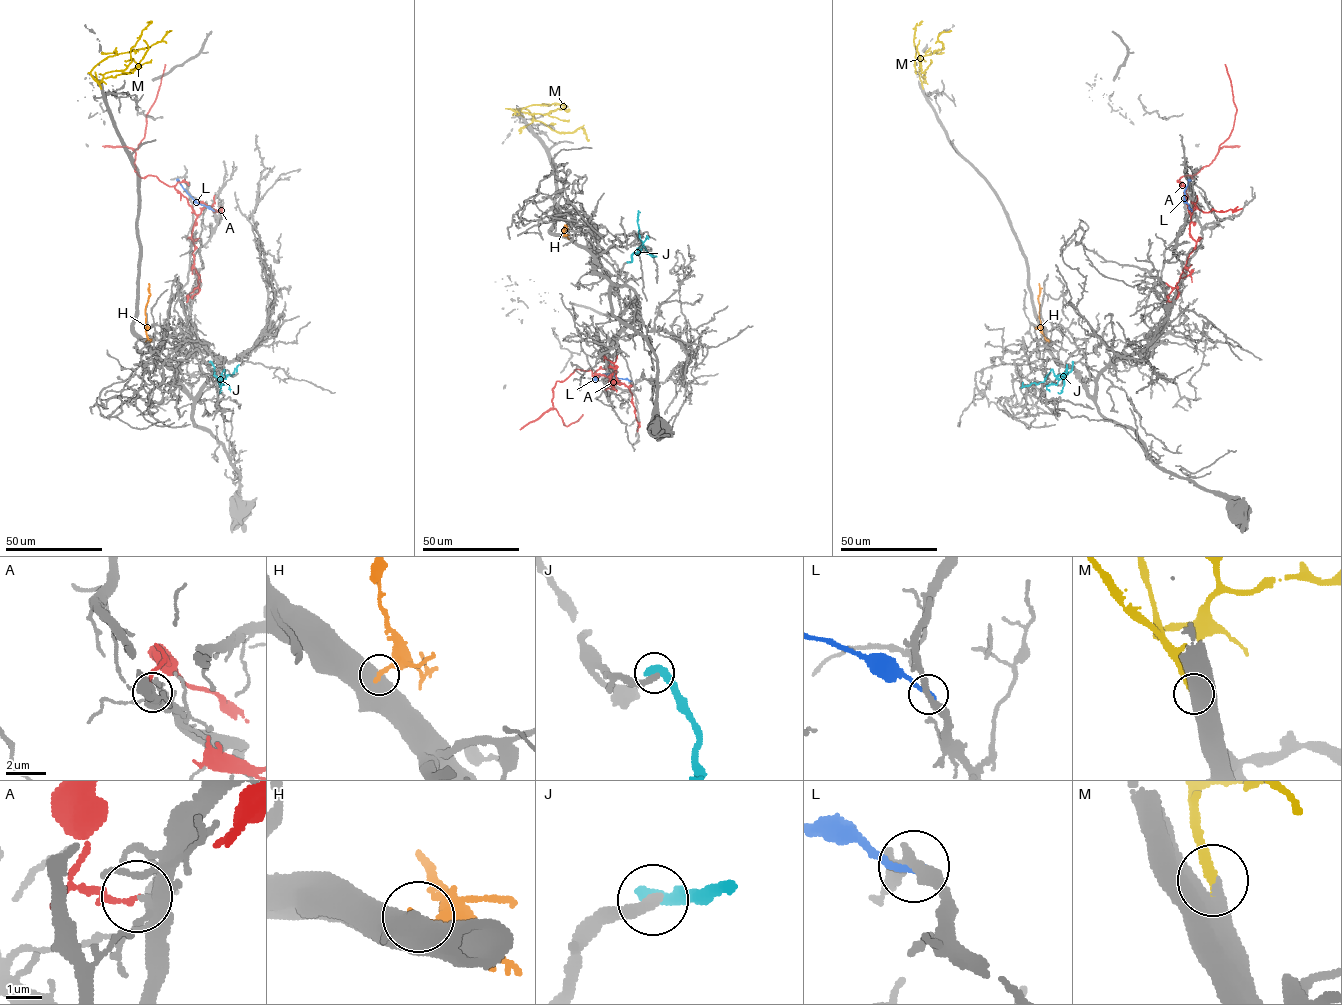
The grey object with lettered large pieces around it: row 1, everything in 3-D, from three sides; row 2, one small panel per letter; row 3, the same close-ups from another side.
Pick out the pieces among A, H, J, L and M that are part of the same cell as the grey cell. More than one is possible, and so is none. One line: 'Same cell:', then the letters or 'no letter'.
Same cell: M

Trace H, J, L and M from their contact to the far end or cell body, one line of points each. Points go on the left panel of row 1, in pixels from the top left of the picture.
H: (146, 341), (148, 283)
J: (210, 362), (217, 377), (224, 379), (225, 371), (222, 382)
L: (213, 210), (197, 203), (176, 179)
M: (101, 88), (90, 71), (100, 62), (119, 54), (149, 47), (171, 31)

